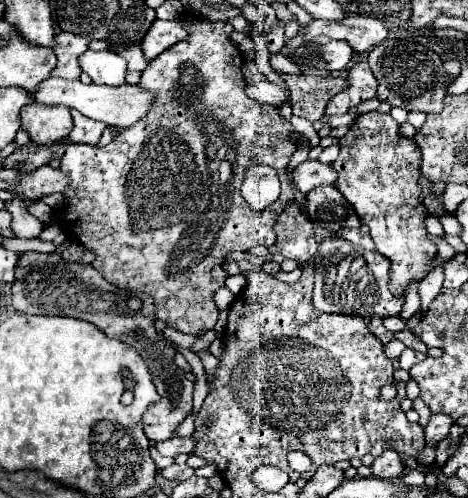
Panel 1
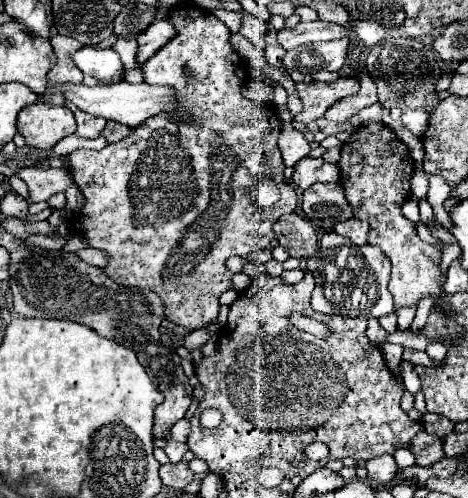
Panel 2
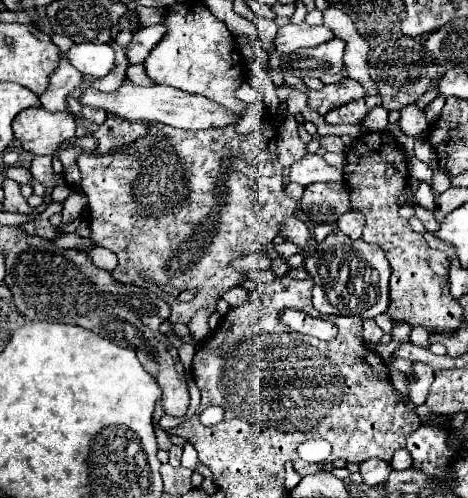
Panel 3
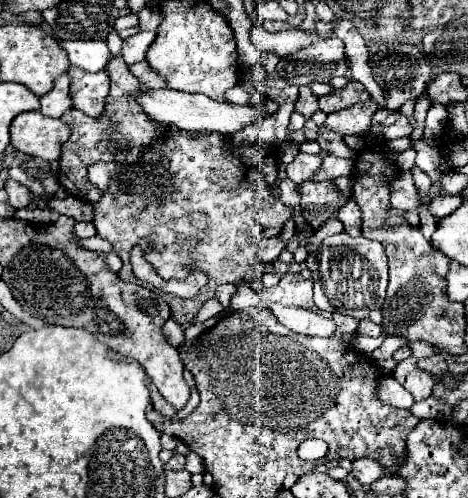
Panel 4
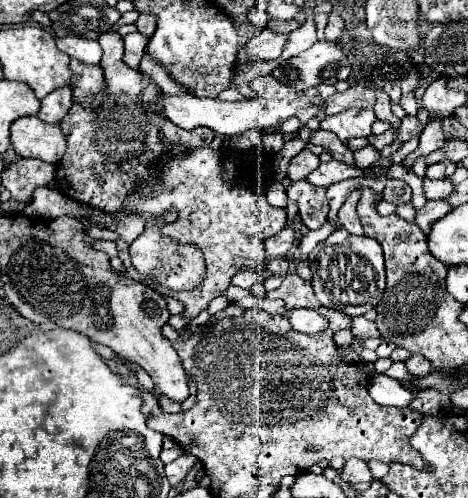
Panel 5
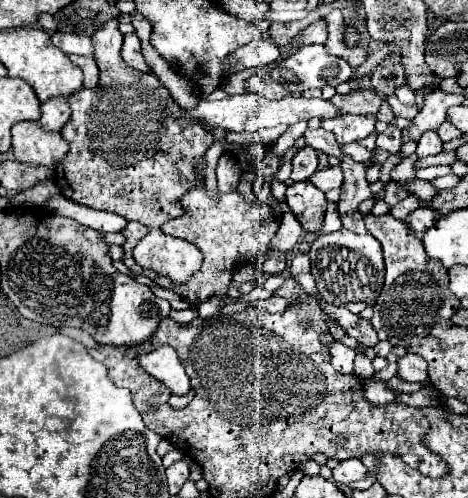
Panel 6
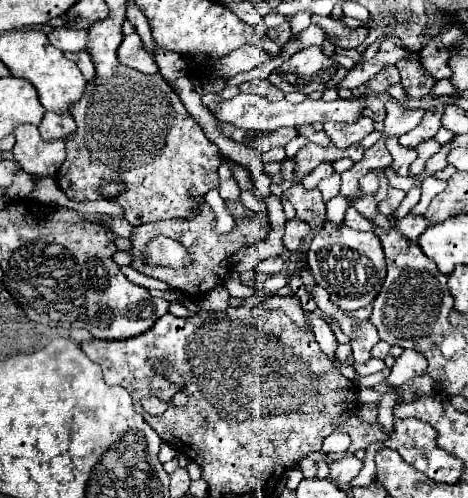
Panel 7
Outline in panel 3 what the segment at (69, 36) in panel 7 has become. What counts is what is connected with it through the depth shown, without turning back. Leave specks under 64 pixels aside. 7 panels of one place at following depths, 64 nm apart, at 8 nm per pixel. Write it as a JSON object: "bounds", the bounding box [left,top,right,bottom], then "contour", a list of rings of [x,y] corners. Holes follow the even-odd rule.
{"bounds":[66,44,116,76],"contour":[[[74,44],[66,56],[82,74],[90,76],[106,76],[116,66],[114,50],[108,44]]]}

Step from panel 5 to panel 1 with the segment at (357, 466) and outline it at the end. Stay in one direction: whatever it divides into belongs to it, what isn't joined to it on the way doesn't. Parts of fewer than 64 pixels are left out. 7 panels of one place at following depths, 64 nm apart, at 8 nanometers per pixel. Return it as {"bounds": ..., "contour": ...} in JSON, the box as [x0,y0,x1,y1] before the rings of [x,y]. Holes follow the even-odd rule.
{"bounds":[372,450,404,480],"contour":[[[386,450],[382,456],[378,456],[372,464],[372,476],[380,480],[394,480],[400,478],[404,472],[404,460],[400,458],[398,452]]]}

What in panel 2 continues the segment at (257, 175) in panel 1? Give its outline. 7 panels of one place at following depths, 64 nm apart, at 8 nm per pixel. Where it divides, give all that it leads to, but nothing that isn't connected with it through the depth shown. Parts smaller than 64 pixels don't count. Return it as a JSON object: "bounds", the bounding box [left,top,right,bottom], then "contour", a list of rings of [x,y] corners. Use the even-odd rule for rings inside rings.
{"bounds":[250,176,280,210],"contour":[[[260,176],[256,188],[252,188],[250,196],[252,196],[254,204],[256,204],[260,210],[266,210],[266,208],[269,208],[279,200],[280,192],[278,186],[276,186],[276,182],[274,182],[272,178]]]}

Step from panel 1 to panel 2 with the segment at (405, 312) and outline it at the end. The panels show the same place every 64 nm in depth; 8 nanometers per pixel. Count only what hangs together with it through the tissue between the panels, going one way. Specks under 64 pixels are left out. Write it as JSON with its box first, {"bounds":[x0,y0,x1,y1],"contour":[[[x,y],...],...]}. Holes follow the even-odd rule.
{"bounds":[396,304,416,330],"contour":[[[416,304],[400,308],[400,310],[396,312],[396,316],[398,316],[398,330],[406,330],[406,328],[412,324],[414,316],[416,316]]]}

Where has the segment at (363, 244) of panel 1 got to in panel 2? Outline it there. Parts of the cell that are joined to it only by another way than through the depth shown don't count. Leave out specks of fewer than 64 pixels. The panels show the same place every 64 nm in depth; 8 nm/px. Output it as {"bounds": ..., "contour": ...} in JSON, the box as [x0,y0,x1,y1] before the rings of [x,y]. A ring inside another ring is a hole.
{"bounds":[334,218,370,244],"contour":[[[354,218],[354,220],[348,220],[348,222],[338,222],[334,226],[334,232],[340,234],[340,236],[350,238],[354,244],[366,244],[370,226],[366,222],[360,222],[360,220]]]}

